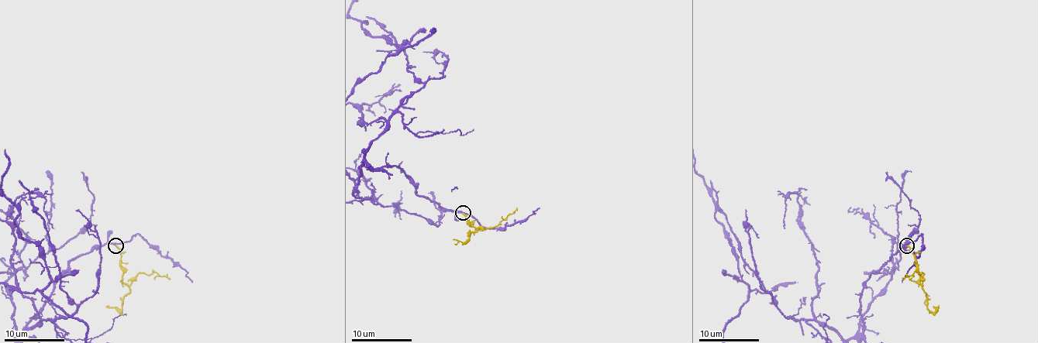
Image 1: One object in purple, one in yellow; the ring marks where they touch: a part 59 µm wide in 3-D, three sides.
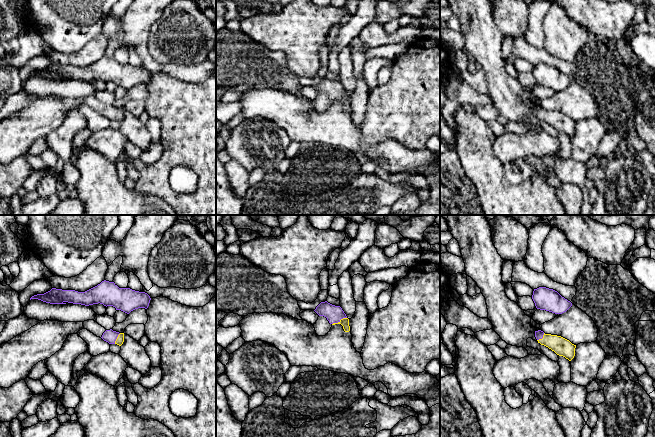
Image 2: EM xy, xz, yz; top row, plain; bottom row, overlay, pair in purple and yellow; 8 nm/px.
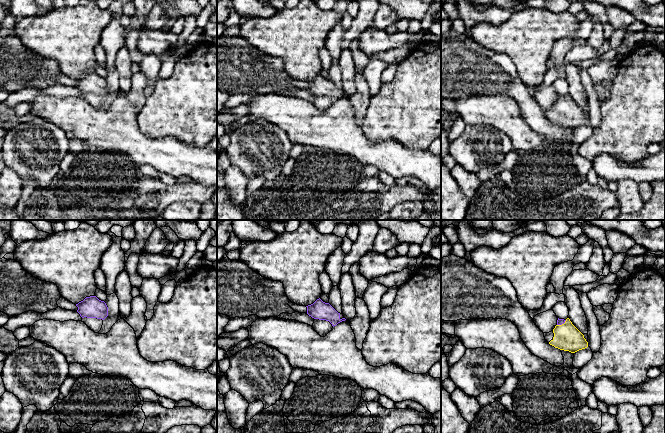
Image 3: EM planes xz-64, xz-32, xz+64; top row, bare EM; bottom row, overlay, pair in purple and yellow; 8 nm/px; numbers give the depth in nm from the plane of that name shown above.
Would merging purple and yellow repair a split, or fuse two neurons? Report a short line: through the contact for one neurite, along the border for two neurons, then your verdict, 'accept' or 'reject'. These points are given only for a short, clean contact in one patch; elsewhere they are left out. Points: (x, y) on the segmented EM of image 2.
line xz (334, 314), (339, 320), (344, 322); accept

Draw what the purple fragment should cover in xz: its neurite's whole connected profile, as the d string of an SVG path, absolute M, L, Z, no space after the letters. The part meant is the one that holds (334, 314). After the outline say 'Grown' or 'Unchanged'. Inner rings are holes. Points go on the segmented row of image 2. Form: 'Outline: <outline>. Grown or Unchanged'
Outline: M325 301L321 302L314 311L319 316L326 317L330 324L341 324L345 332L350 331L349 319L340 306L335 306Z. Grown

